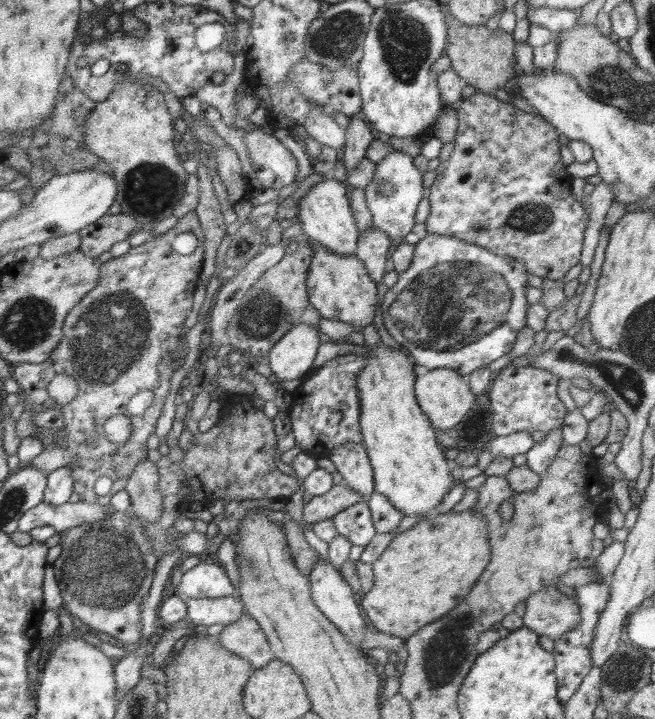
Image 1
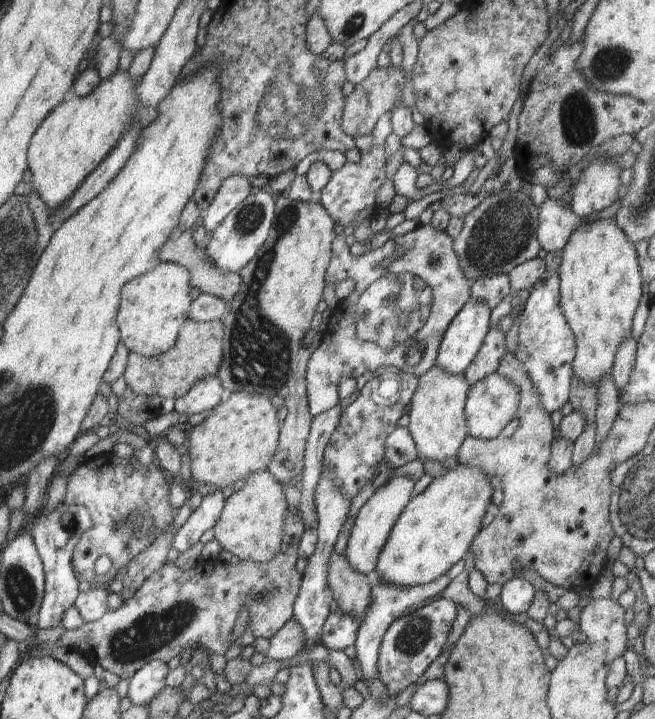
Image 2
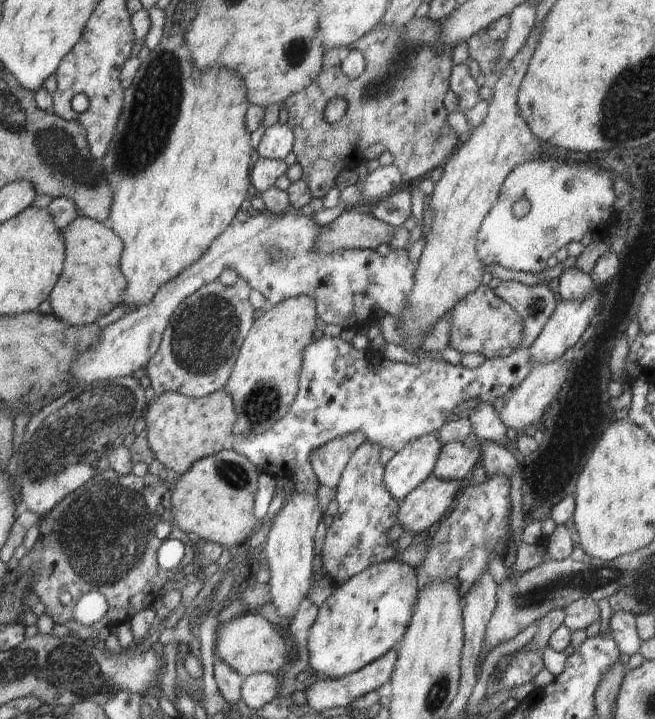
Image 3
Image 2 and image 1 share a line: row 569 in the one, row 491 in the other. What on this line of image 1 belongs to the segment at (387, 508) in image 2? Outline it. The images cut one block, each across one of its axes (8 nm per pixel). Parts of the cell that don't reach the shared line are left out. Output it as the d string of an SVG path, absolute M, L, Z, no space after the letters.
M348 442L330 450L330 460L353 492L367 501L375 492L373 468L363 444Z

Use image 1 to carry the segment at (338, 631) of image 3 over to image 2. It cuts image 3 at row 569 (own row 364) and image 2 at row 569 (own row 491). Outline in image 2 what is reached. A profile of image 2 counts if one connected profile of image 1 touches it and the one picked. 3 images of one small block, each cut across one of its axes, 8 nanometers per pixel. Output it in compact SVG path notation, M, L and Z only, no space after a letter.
M455 462L448 474L436 478L418 496L411 498L389 534L375 567L375 572L388 585L405 588L426 585L466 557L480 532L488 505L492 503L490 478L476 468Z

